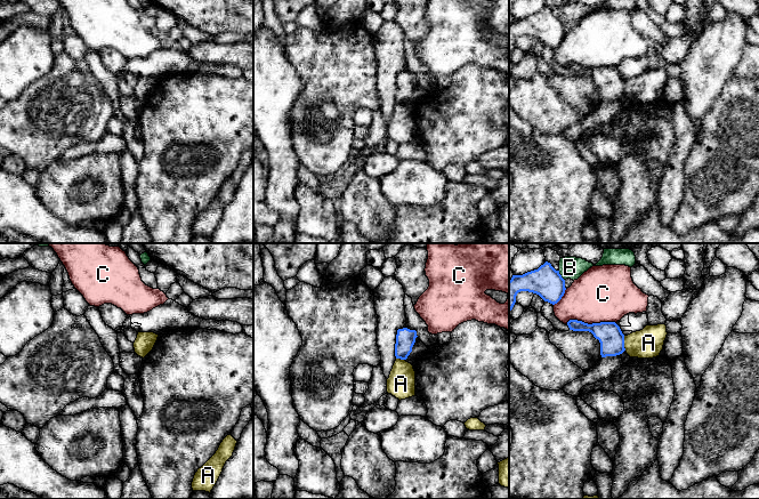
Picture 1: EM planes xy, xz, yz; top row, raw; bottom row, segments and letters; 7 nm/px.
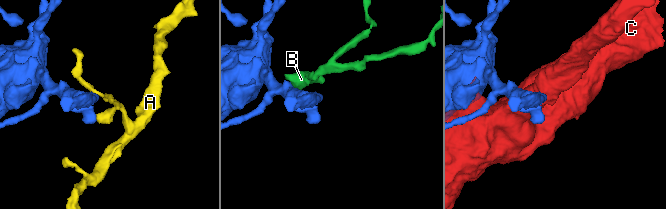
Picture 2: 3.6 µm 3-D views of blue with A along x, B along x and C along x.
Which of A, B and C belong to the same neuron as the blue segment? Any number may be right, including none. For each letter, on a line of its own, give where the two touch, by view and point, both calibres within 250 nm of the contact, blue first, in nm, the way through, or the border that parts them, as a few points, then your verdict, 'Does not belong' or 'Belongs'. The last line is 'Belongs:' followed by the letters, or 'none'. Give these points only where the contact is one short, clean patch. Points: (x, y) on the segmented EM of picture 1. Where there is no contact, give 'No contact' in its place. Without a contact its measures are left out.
A: Touches blue at yz (623, 343). Thickness 180 nm (blue) against 200 nm. Boundary: yz (623, 336), (623, 347), (626, 349). Does not belong
B: Touches blue at yz (560, 275). Thickness 220 nm (blue) against 160 nm. Boundary: yz (558, 271), (564, 280). Does not belong
C: Touches blue at yz (592, 323). Thickness 180 nm (blue) against 400 nm. Does not belong
Belongs: none

